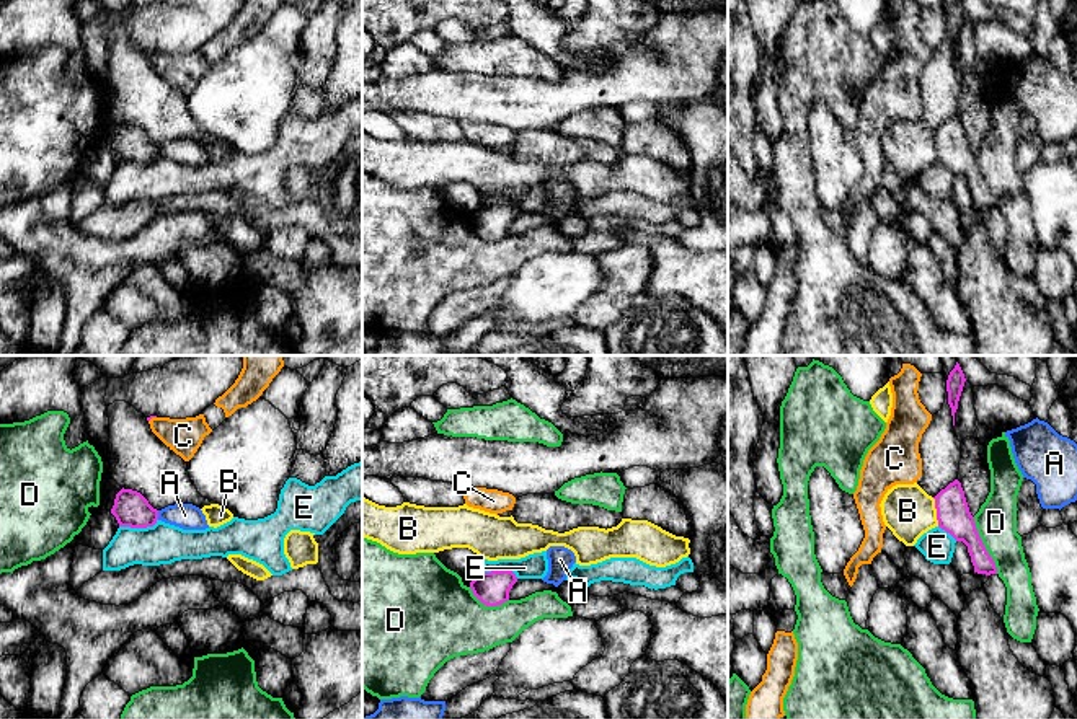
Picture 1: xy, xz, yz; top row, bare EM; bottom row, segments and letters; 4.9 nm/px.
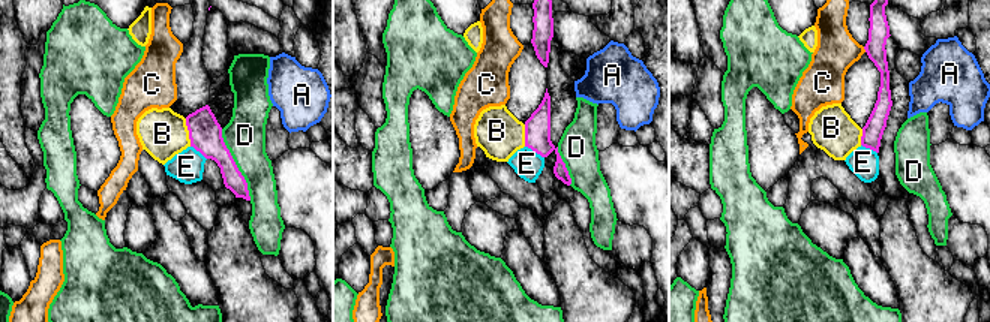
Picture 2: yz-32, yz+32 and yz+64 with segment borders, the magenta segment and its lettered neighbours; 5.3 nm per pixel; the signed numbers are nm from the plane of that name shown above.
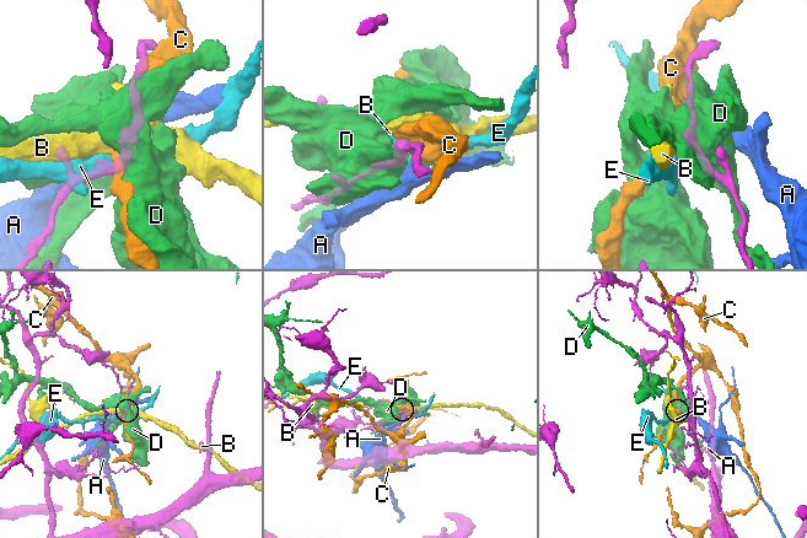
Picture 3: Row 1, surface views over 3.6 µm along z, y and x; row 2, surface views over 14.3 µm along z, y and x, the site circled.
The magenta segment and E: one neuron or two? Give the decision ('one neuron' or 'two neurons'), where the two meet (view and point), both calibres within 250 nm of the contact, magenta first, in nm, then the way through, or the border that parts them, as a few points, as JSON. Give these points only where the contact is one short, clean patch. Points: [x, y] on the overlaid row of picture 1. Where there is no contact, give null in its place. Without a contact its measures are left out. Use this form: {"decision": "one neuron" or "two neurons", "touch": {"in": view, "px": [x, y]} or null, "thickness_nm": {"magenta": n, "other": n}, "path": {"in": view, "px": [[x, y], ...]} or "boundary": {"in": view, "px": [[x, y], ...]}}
{"decision": "two neurons", "touch": {"in": "xy", "px": [139, 527]}, "thickness_nm": {"magenta": 180, "other": 200}, "boundary": {"in": "xy", "px": [[157, 519], [152, 525], [146, 527], [119, 525]]}}

